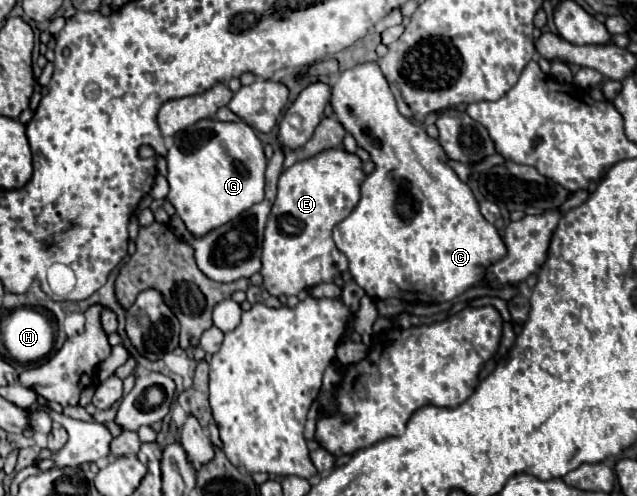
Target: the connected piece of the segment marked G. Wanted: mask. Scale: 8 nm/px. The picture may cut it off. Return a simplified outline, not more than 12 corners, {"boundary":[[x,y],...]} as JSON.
{"boundary":[[245,122],[173,136],[167,200],[195,238],[263,200]]}

